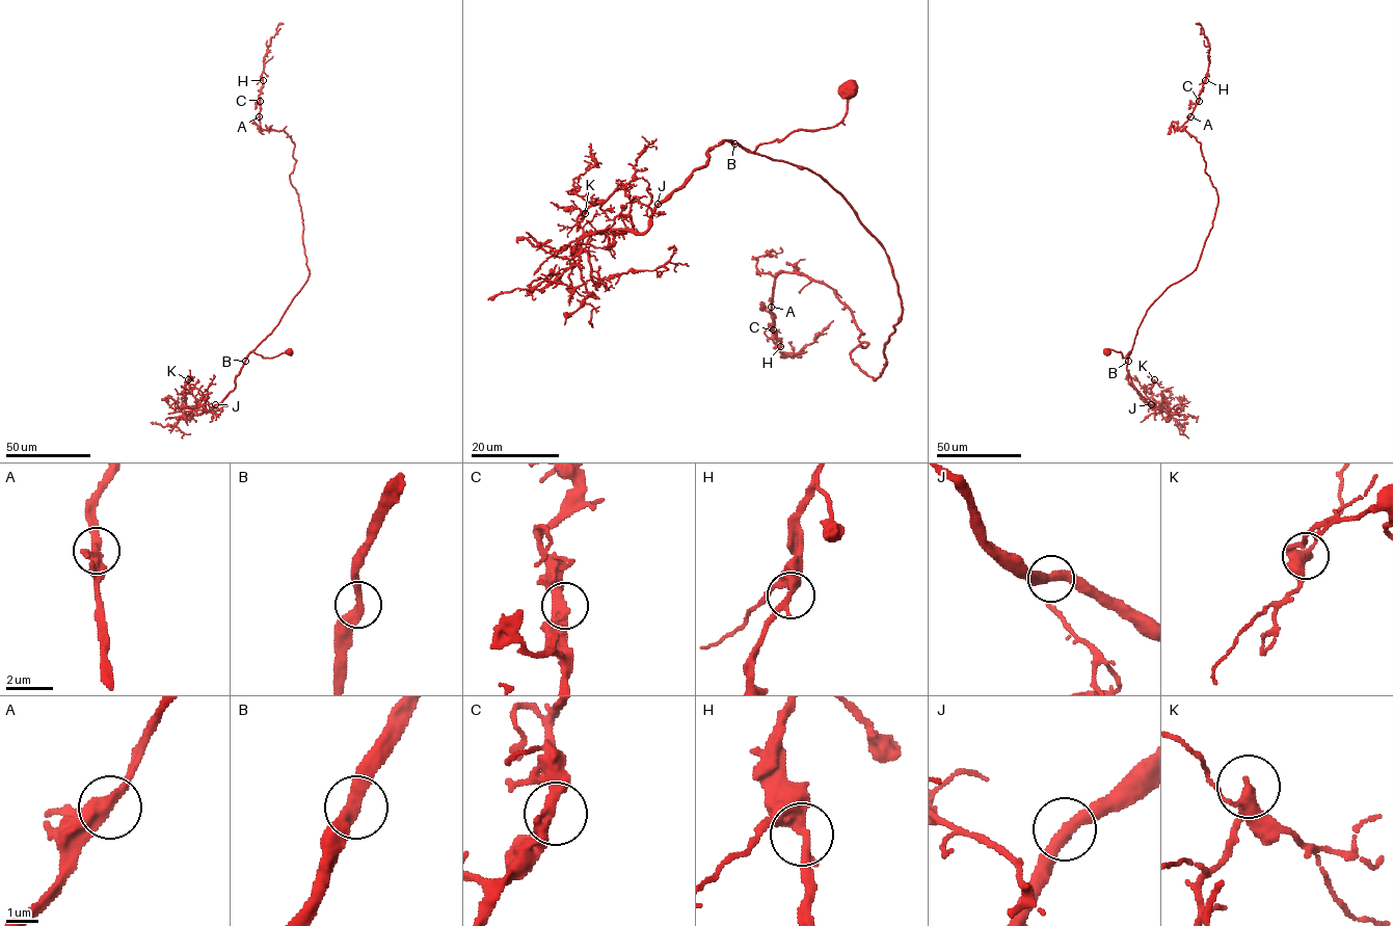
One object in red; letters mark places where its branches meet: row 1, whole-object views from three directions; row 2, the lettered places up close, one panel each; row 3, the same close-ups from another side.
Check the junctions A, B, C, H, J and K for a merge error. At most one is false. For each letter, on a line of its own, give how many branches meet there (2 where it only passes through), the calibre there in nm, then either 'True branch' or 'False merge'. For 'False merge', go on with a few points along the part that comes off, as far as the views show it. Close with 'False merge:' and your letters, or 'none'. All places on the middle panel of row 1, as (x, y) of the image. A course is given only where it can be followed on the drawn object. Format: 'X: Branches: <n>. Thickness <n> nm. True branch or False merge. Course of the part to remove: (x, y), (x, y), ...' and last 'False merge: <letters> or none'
A: Branches: 2. Thickness 380 nm. True branch
B: Branches: 2. Thickness 380 nm. True branch
C: Branches: 2. Thickness 400 nm. True branch
H: Branches: 2. Thickness 380 nm. True branch
J: Branches: 2. Thickness 380 nm. True branch
K: Branches: 2. Thickness 360 nm. True branch
False merge: none

